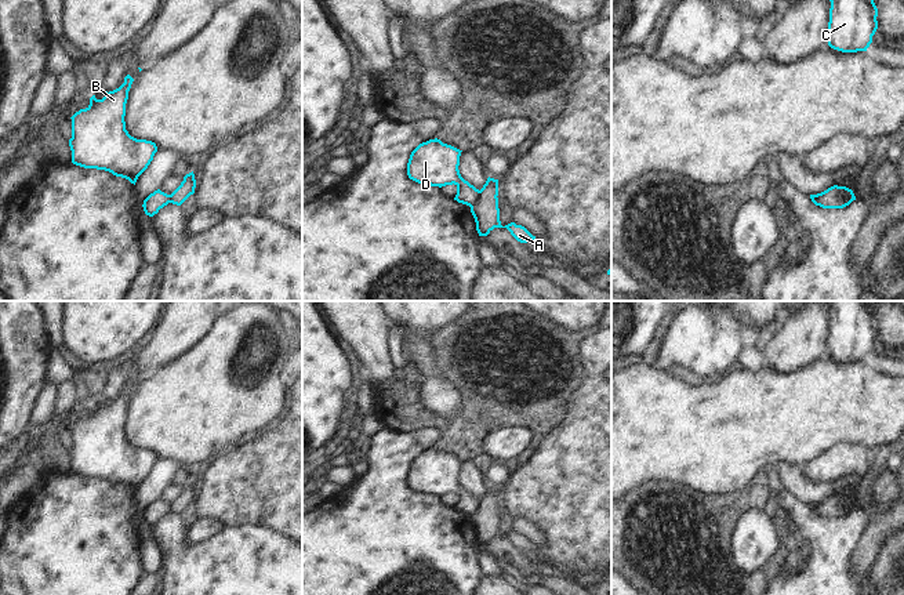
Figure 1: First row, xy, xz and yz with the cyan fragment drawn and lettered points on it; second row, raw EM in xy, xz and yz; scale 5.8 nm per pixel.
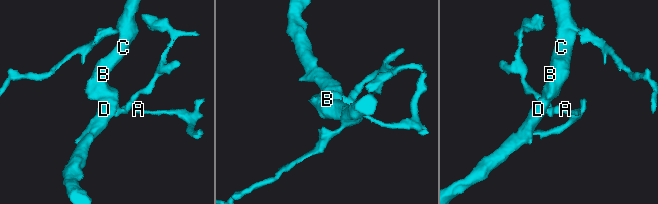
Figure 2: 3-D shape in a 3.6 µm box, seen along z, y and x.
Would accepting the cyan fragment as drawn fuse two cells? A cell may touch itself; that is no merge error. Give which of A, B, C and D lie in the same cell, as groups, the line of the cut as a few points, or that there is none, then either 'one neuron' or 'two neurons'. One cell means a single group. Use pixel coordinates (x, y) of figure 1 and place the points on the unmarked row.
A / B C D | xz (479, 500), (479, 505), (469, 515) | two neurons

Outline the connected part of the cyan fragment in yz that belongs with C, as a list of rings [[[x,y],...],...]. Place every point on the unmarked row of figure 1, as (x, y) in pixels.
[[[882,301],[829,304],[828,355],[842,362],[867,360],[878,338],[875,306]]]

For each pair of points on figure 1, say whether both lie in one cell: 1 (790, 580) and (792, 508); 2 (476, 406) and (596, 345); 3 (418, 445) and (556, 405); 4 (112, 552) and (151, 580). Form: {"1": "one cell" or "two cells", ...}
{"1": "one cell", "2": "two cells", "3": "two cells", "4": "two cells"}

